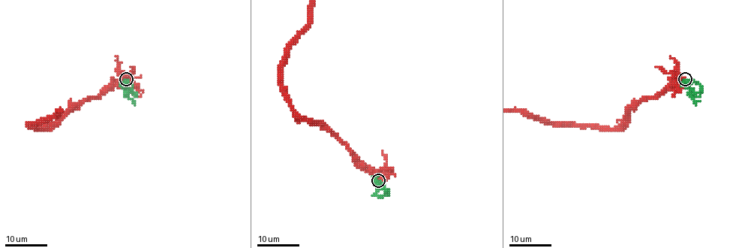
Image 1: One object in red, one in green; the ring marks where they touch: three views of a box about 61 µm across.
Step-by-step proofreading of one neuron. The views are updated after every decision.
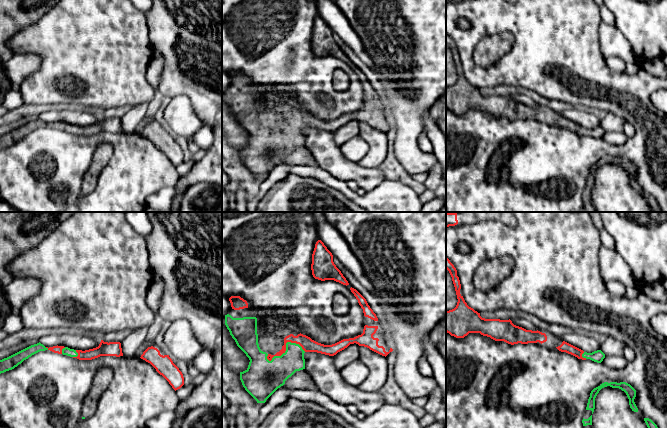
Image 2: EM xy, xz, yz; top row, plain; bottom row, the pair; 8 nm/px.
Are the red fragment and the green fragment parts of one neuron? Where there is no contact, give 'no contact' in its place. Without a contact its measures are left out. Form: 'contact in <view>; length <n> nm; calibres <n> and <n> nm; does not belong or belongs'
contact in xz; length 320 nm; calibres 110 and 220 nm; belongs

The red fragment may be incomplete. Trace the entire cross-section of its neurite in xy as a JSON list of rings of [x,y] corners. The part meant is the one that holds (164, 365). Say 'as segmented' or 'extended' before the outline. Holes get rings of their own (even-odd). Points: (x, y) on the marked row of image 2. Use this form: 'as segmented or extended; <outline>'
extended; [[[161,344],[148,347],[140,357],[152,365],[176,391],[184,385],[184,377],[179,368],[173,363],[168,352]]]

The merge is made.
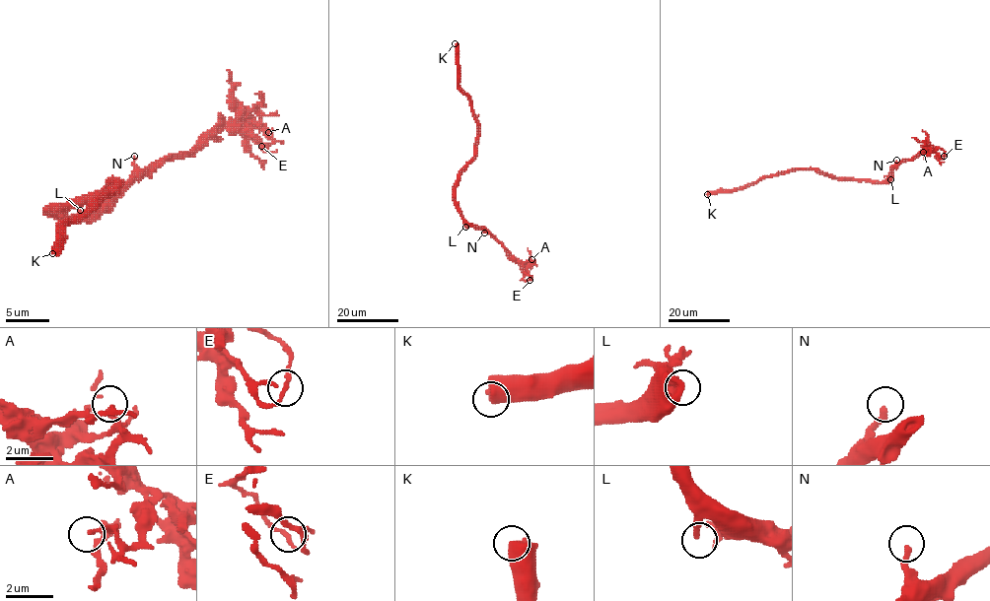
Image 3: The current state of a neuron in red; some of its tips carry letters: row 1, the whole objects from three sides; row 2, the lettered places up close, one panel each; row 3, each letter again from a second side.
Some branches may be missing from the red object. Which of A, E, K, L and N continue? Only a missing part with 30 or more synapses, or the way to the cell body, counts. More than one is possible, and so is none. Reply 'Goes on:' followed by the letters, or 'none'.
Goes on: none

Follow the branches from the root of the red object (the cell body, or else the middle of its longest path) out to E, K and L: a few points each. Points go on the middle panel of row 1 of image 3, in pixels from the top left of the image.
E: (457, 178), (455, 203), (459, 212), (468, 223), (488, 232), (521, 264), (530, 277), (530, 280)
K: (457, 178), (474, 155), (477, 124), (471, 100), (459, 84), (455, 43)
L: (457, 178), (455, 203), (465, 227)

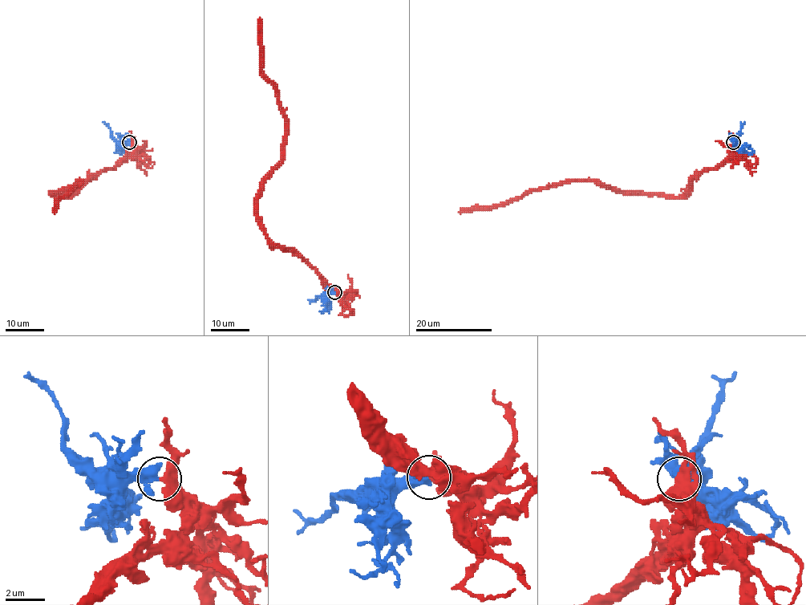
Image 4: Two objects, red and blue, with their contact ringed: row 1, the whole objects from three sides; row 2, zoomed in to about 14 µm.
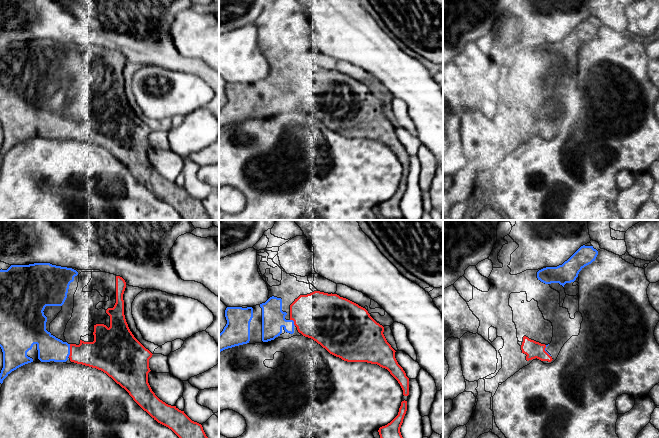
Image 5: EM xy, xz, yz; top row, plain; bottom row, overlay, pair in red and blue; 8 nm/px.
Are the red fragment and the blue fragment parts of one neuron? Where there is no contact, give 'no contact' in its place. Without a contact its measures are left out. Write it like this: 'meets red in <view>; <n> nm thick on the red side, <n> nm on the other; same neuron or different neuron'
meets red in xy; 240 nm thick on the red side, 200 nm on the other; same neuron

